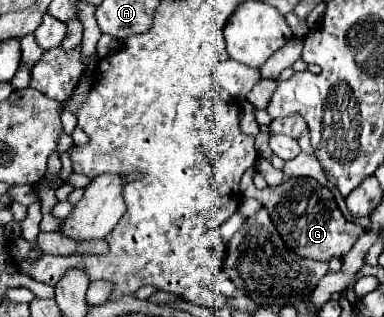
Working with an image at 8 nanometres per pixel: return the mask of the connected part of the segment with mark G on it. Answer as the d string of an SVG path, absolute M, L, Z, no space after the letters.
M246 171L242 175L242 195L258 199L262 207L268 209L270 219L286 247L306 259L328 261L334 255L344 257L352 249L352 243L358 239L358 235L364 231L358 223L348 221L342 215L330 189L318 185L318 181L312 177L290 177L278 187L266 187L260 191L252 183L252 171Z

